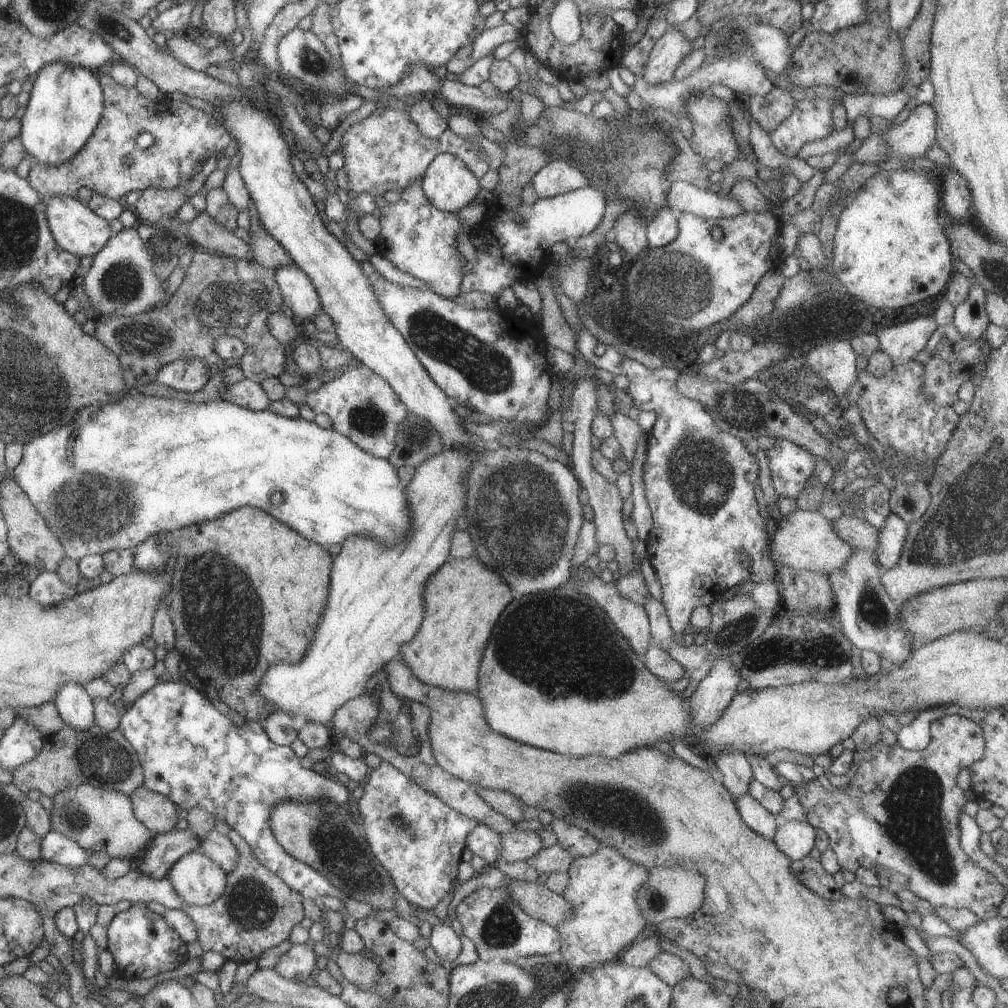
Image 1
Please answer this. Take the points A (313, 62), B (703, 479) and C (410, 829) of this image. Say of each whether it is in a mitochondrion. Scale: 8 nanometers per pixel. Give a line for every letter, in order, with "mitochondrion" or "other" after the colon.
A: mitochondrion
B: mitochondrion
C: mitochondrion

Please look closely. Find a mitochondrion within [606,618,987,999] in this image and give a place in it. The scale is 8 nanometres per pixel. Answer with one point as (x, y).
(915, 799)

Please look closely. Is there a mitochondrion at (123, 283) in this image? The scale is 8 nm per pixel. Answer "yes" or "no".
yes

